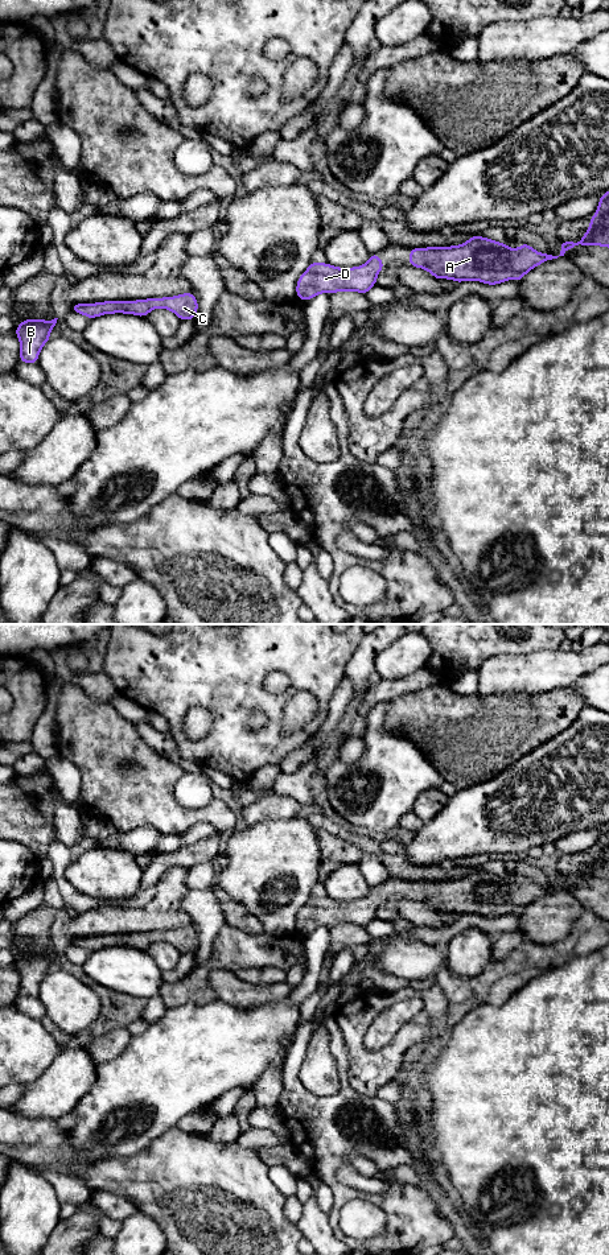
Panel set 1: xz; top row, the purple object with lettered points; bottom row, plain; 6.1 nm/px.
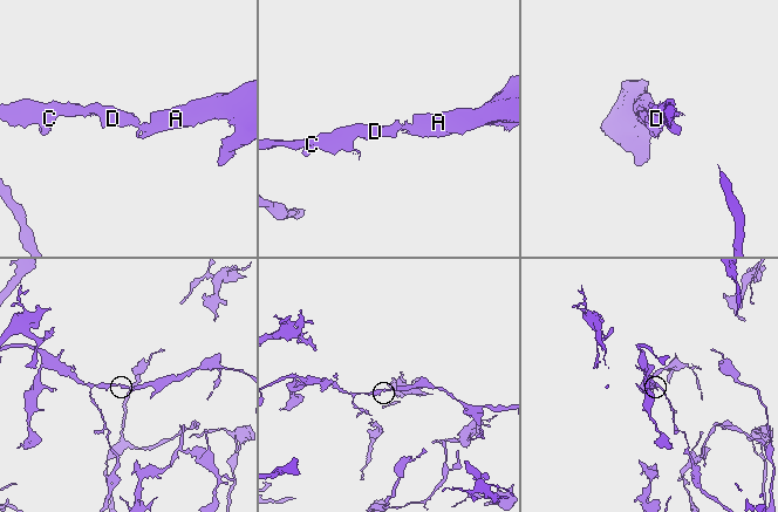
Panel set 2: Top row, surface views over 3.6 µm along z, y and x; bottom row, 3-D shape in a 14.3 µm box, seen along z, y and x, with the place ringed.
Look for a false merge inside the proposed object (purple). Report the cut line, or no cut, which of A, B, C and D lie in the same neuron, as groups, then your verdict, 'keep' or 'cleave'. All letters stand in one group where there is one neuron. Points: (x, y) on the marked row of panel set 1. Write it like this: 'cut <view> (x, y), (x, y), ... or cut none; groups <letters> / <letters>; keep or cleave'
cut none; groups A B C D; keep

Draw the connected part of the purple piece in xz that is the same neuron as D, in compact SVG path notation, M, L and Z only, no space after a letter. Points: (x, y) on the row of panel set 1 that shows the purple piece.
M371 253L366 264L354 268L312 261L297 278L296 293L304 301L312 300L318 293L359 292L366 294L376 284L376 277L384 267L378 253Z

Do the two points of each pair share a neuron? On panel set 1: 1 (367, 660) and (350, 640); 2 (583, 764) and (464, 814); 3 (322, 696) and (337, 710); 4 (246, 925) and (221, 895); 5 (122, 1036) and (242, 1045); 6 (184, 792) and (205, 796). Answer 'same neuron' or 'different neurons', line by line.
1: different neurons
2: same neuron
3: different neurons
4: same neuron
5: different neurons
6: same neuron

